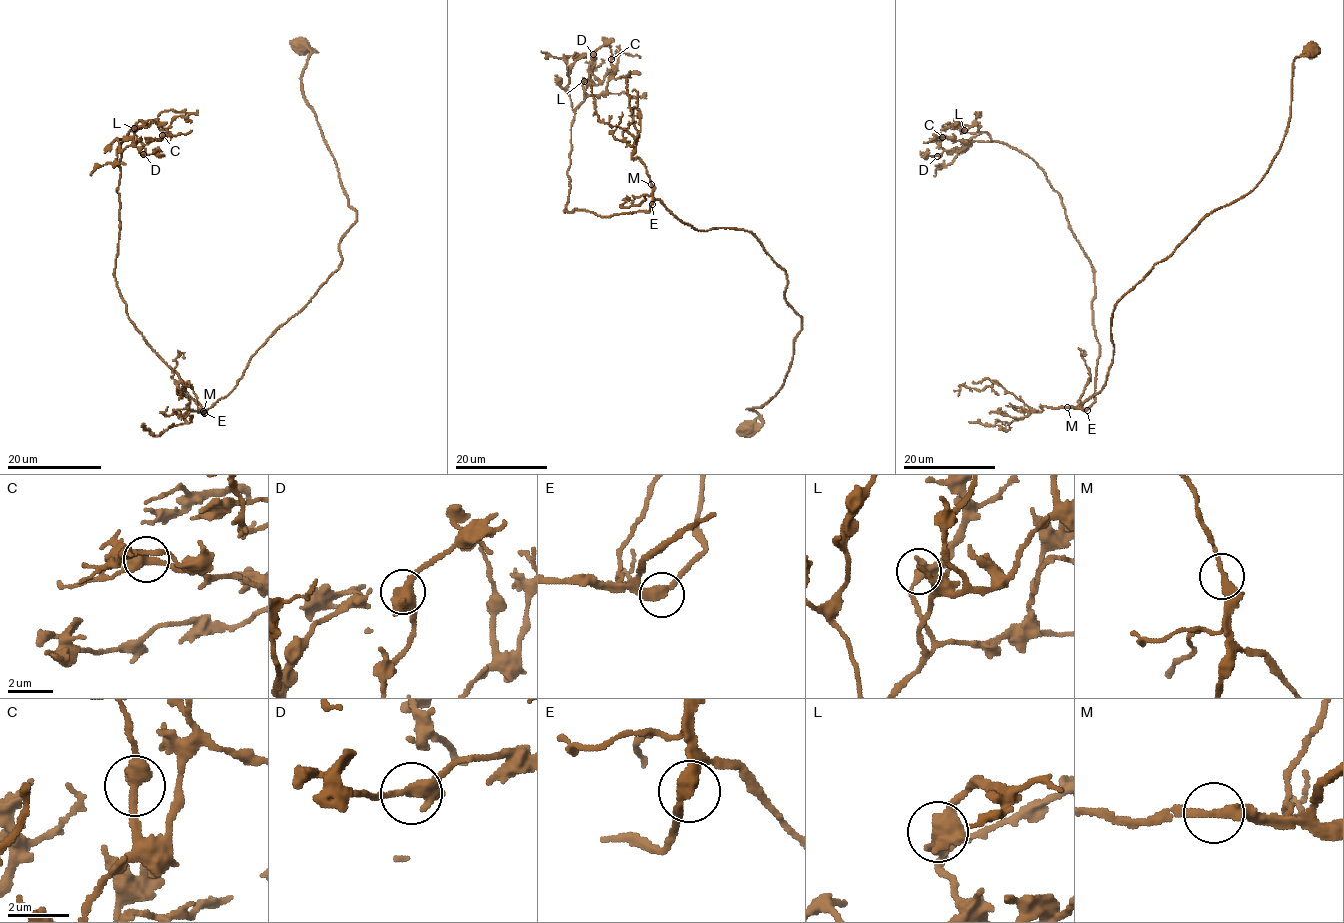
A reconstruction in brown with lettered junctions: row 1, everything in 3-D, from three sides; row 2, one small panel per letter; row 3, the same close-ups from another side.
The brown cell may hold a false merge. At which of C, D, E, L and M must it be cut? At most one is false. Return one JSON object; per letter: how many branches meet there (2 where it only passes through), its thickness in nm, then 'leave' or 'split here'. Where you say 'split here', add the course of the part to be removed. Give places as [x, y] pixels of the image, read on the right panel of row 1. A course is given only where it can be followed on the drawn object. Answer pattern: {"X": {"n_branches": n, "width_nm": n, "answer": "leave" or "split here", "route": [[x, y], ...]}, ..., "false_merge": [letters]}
{"C": {"n_branches": 2, "width_nm": 440, "answer": "leave"}, "D": {"n_branches": 2, "width_nm": 460, "answer": "leave"}, "E": {"n_branches": 2, "width_nm": 420, "answer": "leave"}, "L": {"n_branches": 2, "width_nm": 460, "answer": "leave"}, "M": {"n_branches": 2, "width_nm": 320, "answer": "leave"}, "false_merge": []}

